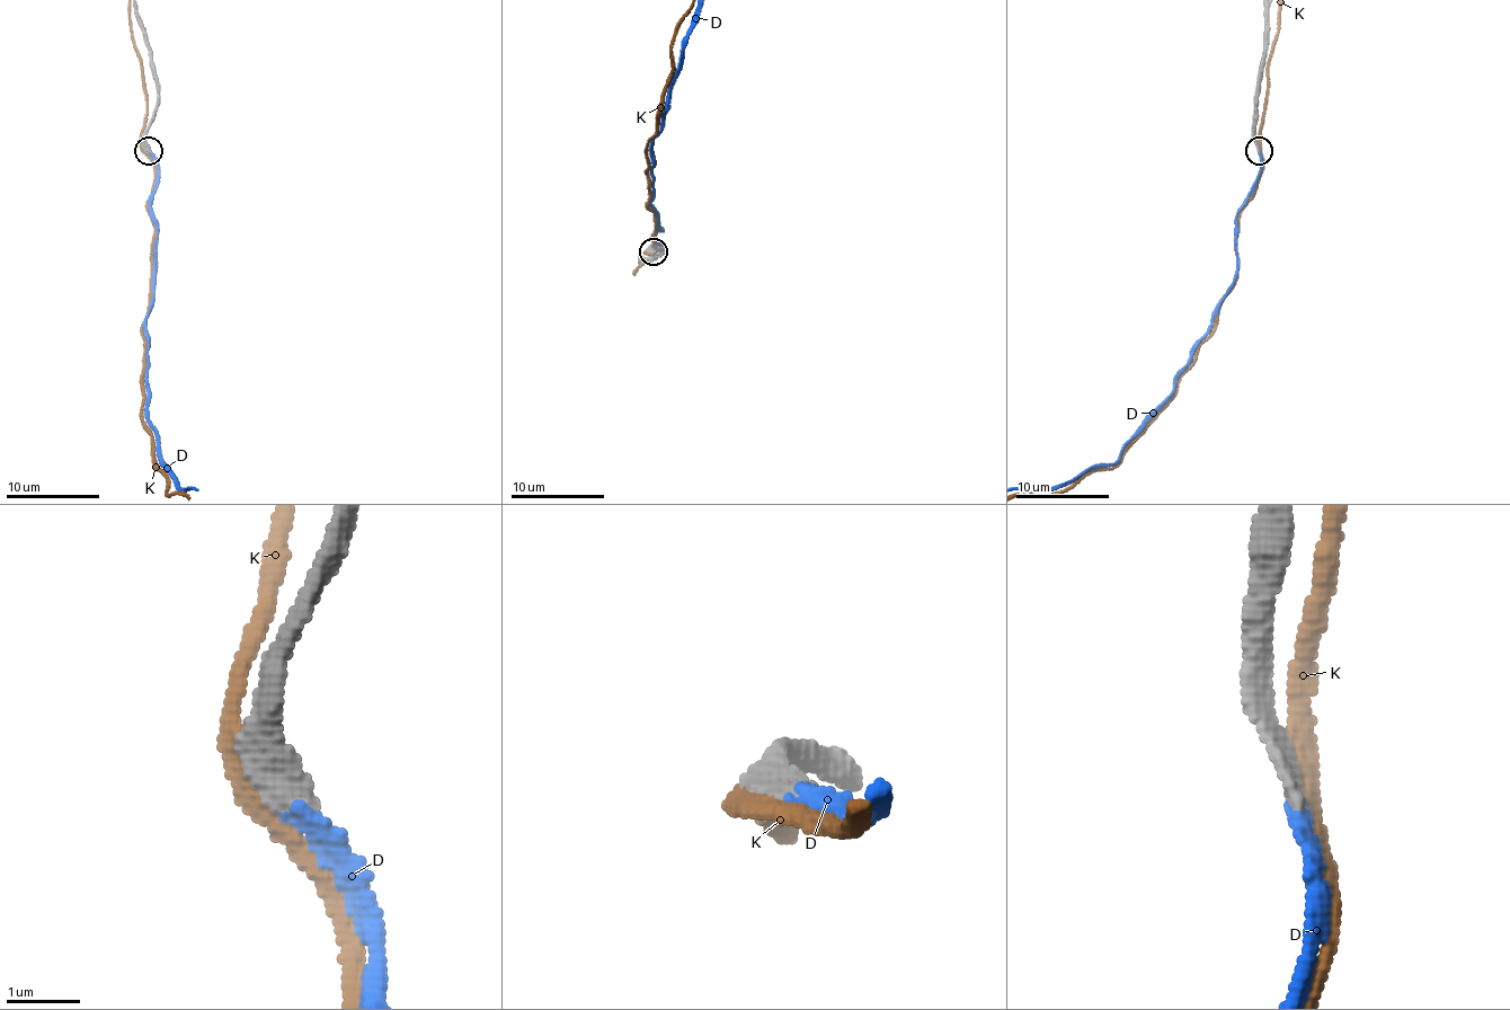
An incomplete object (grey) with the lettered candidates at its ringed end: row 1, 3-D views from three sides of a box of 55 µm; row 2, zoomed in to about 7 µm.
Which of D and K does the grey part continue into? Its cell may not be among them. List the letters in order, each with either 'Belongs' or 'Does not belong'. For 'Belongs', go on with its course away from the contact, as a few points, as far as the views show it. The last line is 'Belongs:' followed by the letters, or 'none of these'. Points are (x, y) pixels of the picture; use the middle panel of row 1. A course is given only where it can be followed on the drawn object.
D: Belongs. Its course: (651, 253), (662, 253), (658, 214), (651, 207), (654, 138), (671, 105), (686, 29), (699, 12)
K: Does not belong
Belongs: D

